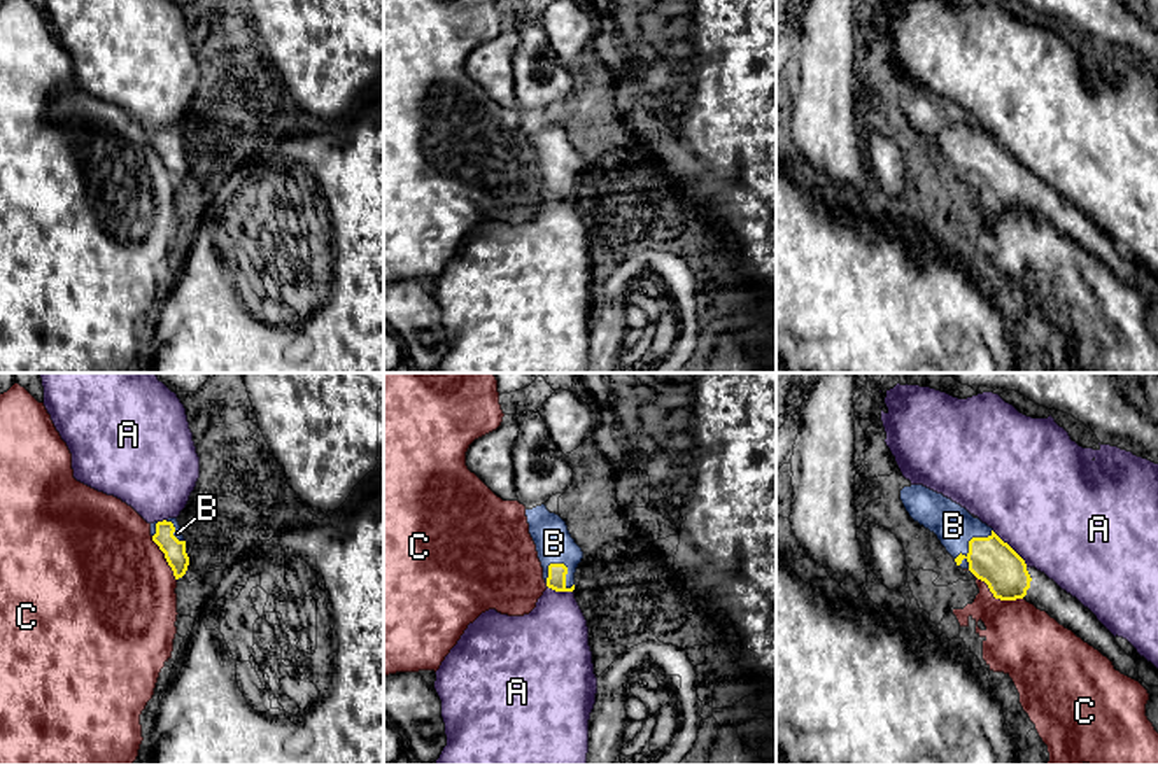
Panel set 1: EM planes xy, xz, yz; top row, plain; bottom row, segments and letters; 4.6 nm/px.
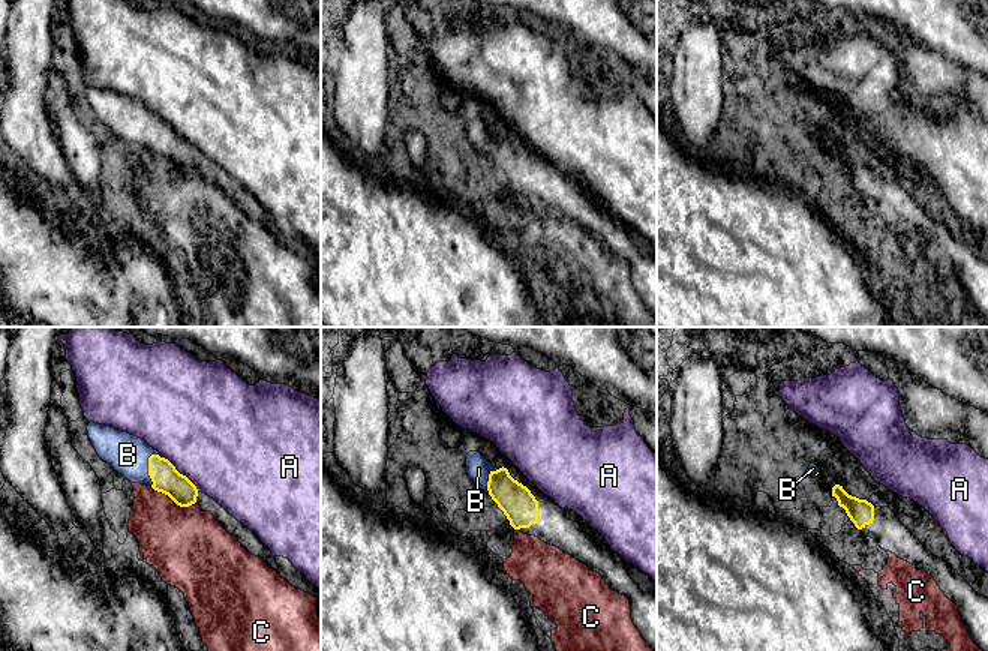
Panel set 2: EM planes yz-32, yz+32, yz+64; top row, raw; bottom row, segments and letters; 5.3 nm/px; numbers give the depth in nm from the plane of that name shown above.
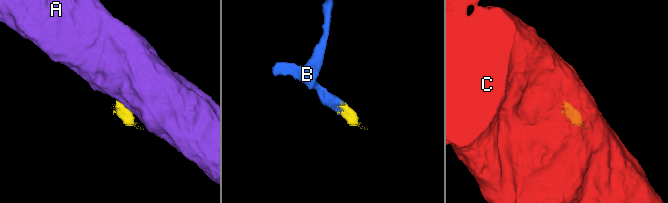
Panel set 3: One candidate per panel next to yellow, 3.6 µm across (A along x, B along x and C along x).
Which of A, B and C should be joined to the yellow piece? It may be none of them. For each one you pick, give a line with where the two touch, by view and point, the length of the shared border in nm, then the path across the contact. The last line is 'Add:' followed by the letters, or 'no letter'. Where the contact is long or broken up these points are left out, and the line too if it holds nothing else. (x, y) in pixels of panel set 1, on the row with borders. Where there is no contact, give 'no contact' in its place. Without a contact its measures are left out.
B: meets yellow in yz at (969, 541); contact 220 nm long; runs through yz (992, 561), (969, 541), (953, 526)
Add: B

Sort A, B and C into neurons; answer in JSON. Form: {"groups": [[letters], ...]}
{"groups": [["A"], ["B"], ["C"]]}

